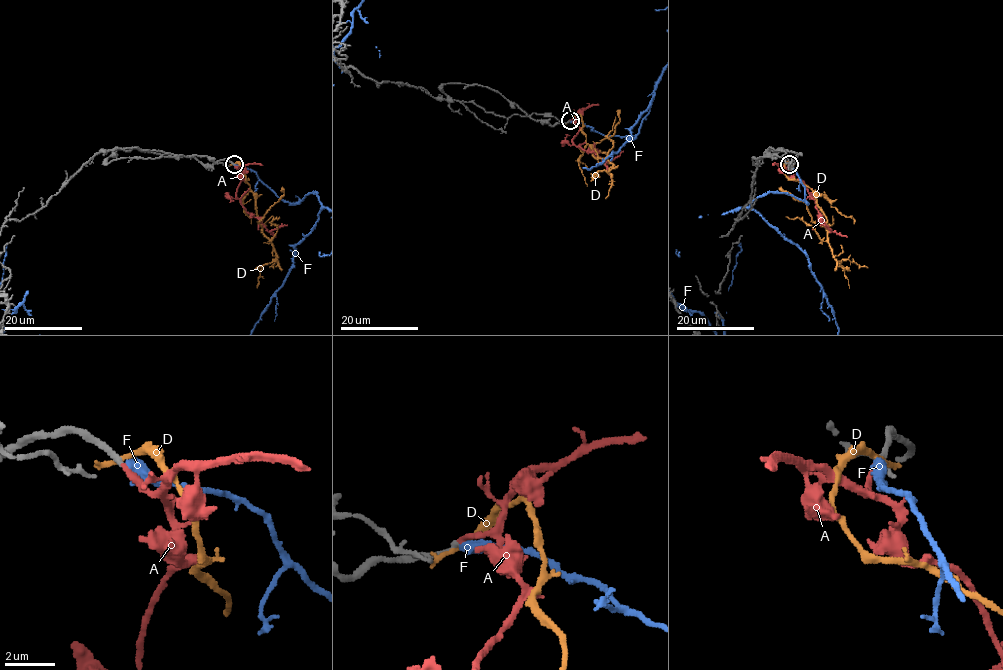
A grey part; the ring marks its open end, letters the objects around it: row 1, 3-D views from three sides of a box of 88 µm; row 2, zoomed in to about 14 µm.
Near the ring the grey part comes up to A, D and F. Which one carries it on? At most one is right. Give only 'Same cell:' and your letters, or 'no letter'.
Same cell: A

